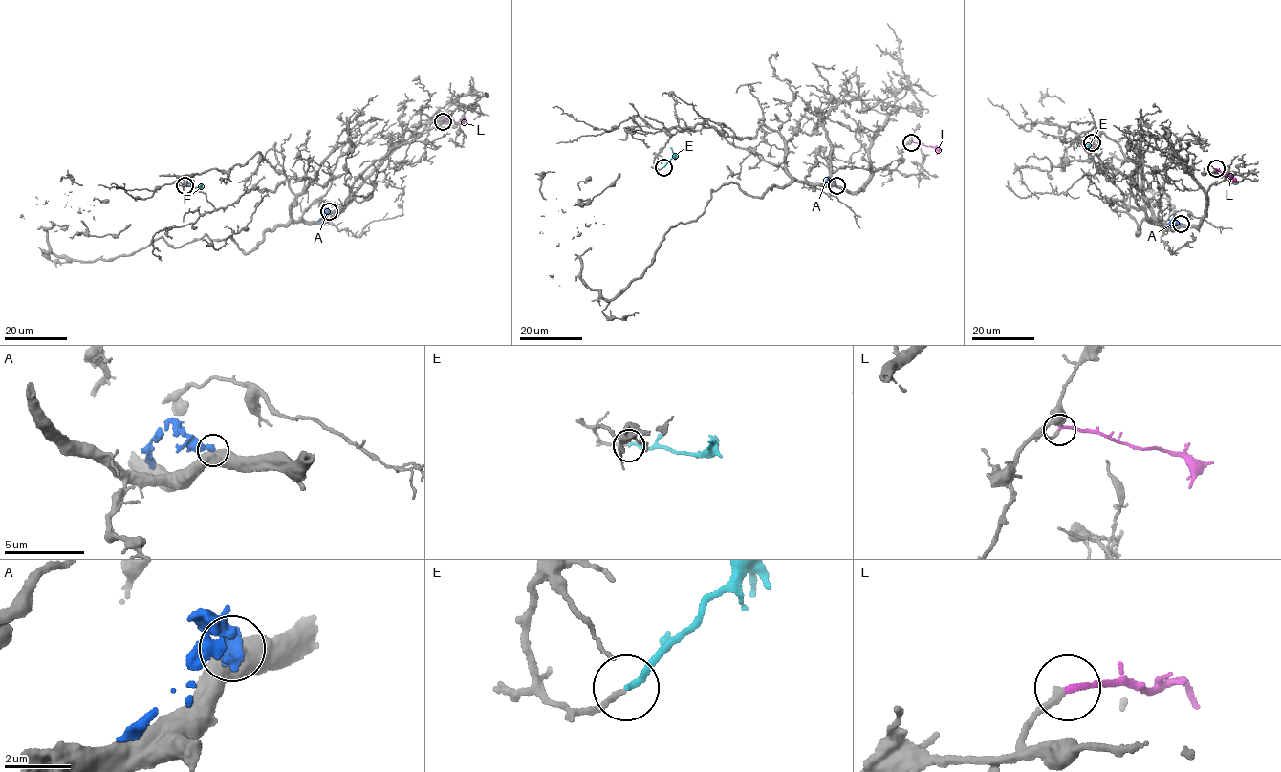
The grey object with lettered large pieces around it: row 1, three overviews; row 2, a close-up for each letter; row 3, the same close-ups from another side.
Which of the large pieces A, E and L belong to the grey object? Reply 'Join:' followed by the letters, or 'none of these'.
Join: E, L

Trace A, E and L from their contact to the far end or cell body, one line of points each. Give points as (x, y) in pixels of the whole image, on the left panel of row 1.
A: (329, 211), (317, 221)
E: (184, 186), (200, 185)
L: (443, 121), (461, 121), (459, 125)

